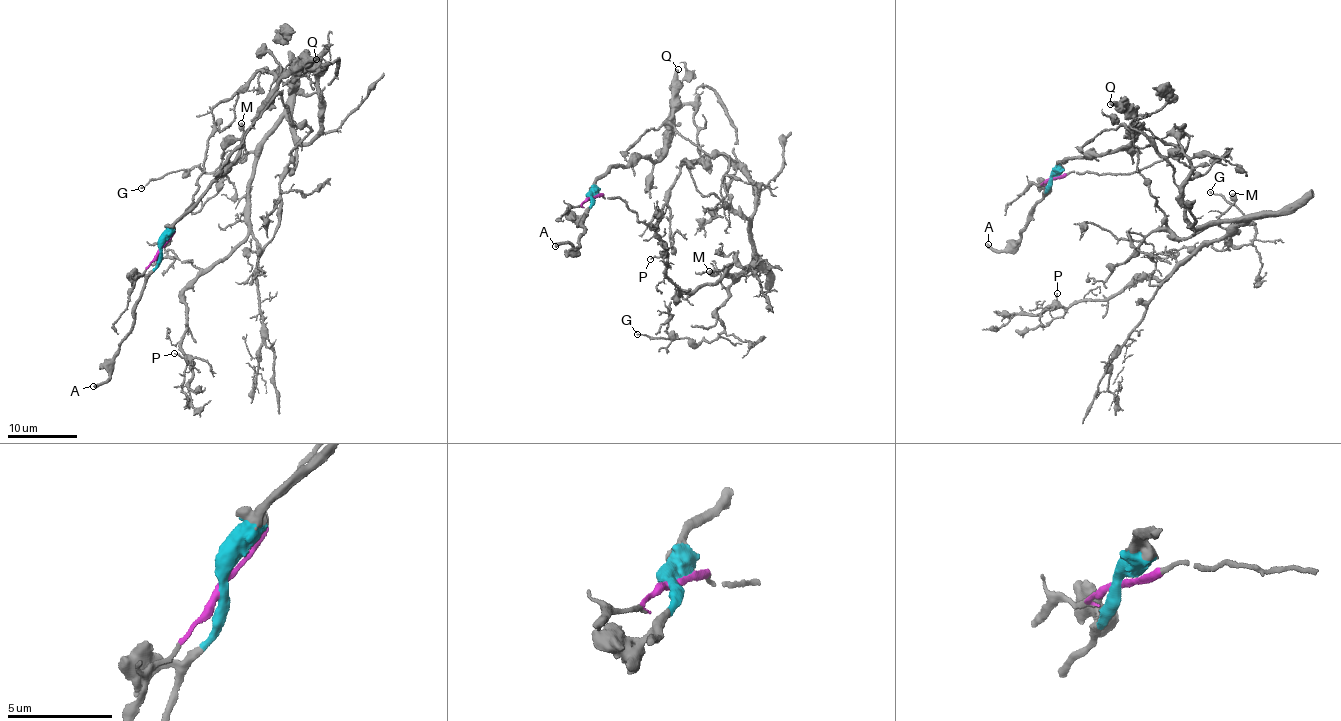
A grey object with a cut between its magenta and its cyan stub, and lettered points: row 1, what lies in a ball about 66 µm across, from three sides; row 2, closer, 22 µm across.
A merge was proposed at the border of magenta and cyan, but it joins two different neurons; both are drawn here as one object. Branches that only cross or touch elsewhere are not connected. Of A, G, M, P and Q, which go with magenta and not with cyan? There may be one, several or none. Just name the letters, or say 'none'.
G, M, P

